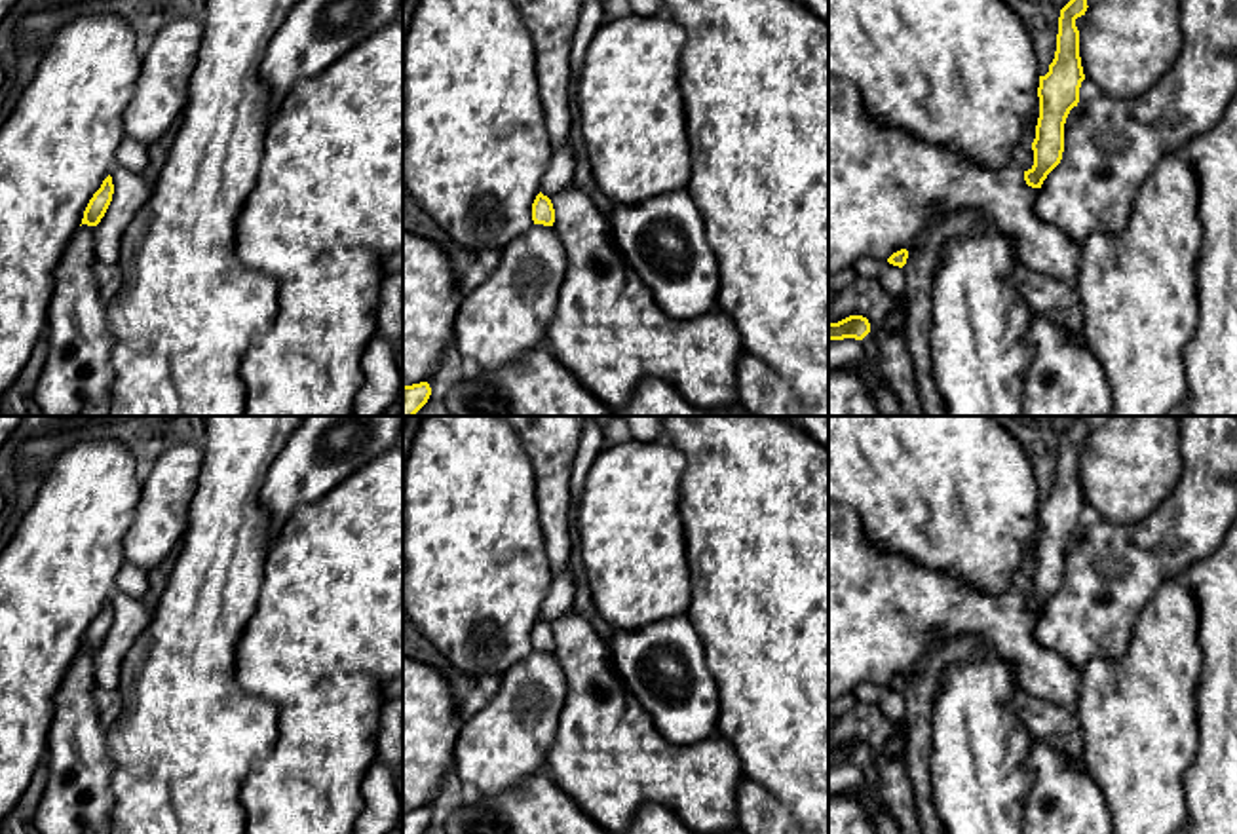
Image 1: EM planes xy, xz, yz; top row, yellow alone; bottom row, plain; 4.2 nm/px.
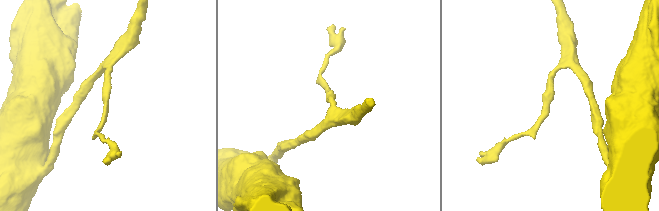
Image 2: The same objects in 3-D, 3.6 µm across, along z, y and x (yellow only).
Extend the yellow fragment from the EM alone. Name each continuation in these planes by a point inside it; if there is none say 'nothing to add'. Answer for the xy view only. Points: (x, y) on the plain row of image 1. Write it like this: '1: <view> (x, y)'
nothing to add

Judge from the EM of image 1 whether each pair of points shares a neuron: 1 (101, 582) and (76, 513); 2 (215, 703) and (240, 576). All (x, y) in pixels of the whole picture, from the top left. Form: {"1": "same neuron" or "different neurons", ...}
{"1": "same neuron", "2": "same neuron"}

